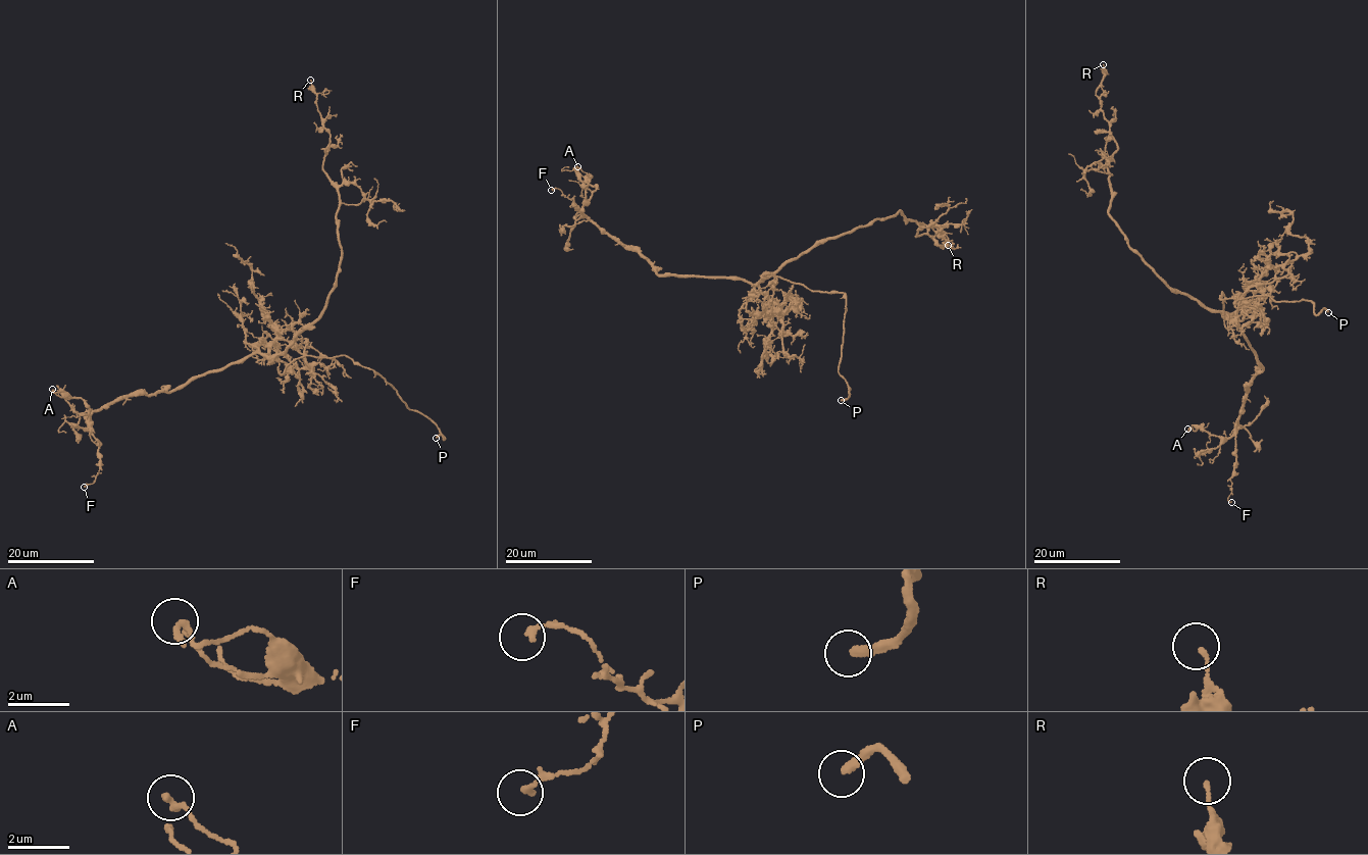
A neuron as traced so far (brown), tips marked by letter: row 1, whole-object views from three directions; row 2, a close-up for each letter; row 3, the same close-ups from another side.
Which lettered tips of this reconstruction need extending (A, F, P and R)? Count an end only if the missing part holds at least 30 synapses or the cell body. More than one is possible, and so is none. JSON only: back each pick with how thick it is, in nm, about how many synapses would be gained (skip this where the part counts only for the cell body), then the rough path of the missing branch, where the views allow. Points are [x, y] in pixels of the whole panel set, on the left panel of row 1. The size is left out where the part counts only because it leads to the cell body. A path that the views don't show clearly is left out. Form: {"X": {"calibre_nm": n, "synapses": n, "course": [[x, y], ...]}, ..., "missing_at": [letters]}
{"P": {"calibre_nm": 300}, "missing_at": ["P"]}

